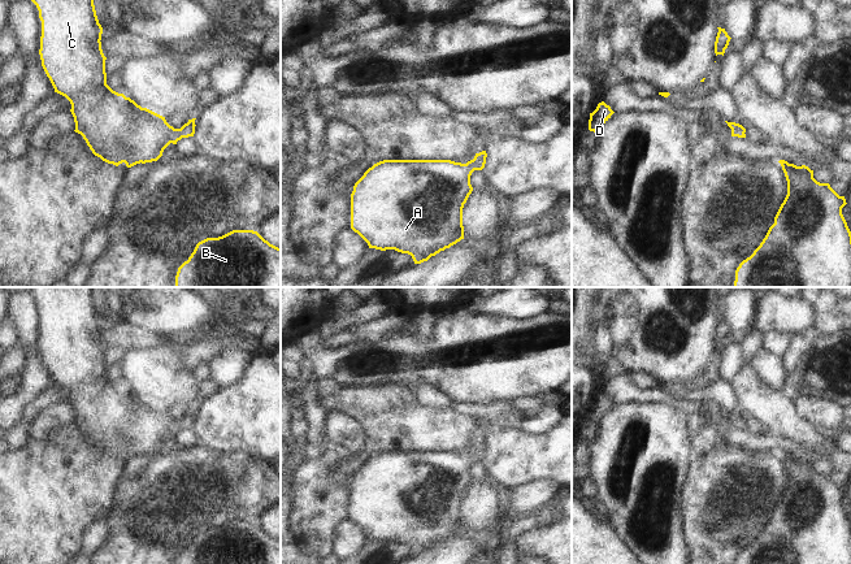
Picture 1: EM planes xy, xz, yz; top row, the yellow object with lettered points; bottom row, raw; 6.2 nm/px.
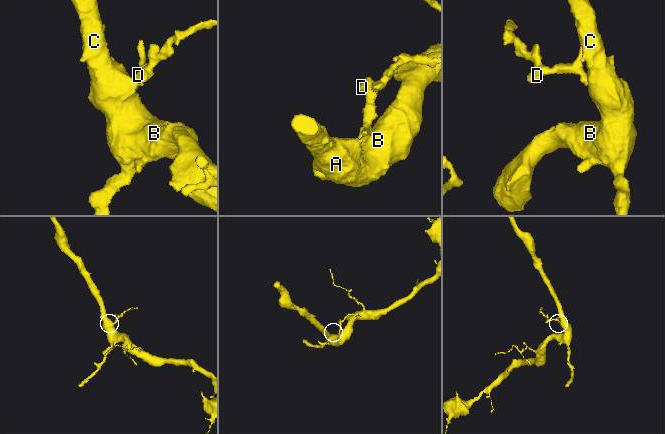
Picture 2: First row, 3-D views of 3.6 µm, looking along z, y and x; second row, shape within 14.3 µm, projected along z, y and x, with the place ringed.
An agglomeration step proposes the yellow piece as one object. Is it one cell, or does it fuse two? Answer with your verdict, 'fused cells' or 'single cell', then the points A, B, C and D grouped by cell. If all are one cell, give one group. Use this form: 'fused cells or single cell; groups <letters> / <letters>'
single cell; groups A B C D

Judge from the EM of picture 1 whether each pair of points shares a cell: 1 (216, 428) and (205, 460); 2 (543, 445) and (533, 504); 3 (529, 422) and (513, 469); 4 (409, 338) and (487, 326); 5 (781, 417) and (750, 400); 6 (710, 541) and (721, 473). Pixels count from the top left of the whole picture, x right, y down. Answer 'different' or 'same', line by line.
1: different
2: different
3: different
4: same
5: same
6: same

